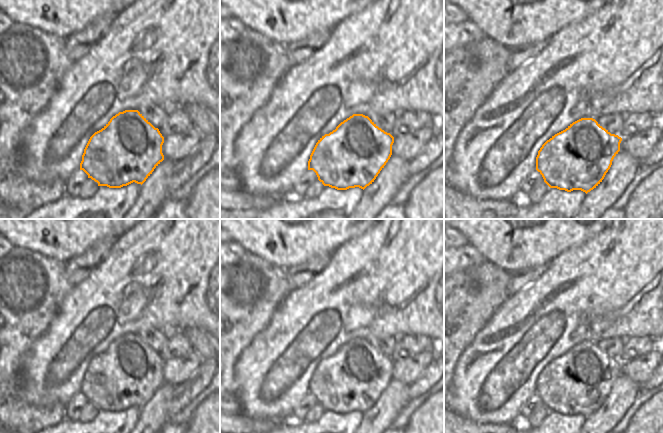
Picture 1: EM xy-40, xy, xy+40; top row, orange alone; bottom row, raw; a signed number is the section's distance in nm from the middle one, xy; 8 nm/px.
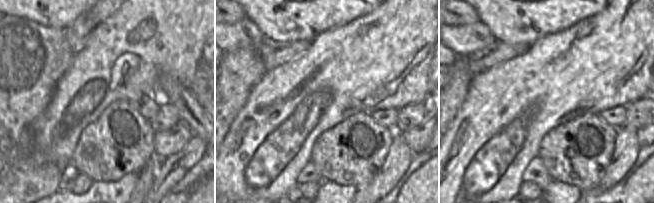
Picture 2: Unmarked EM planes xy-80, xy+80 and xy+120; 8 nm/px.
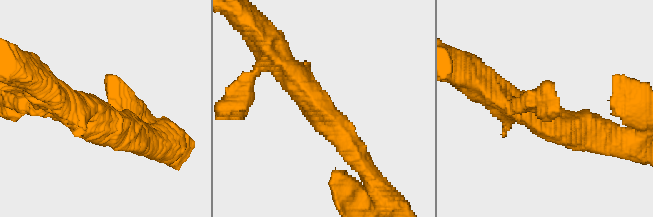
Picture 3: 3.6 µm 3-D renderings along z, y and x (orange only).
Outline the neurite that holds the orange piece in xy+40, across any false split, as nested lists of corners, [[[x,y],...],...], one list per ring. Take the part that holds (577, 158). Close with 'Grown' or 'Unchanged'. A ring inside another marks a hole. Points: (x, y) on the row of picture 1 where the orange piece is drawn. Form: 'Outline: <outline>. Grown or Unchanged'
Outline: [[[581,118],[542,145],[536,157],[536,170],[550,188],[567,192],[581,190],[587,194],[604,179],[620,151],[621,141],[621,137],[611,134],[595,119]]]. Unchanged.

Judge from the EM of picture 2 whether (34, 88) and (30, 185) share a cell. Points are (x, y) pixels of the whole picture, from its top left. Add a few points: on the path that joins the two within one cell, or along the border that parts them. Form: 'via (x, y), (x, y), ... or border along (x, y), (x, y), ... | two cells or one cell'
via (20, 112), (20, 161) | one cell

